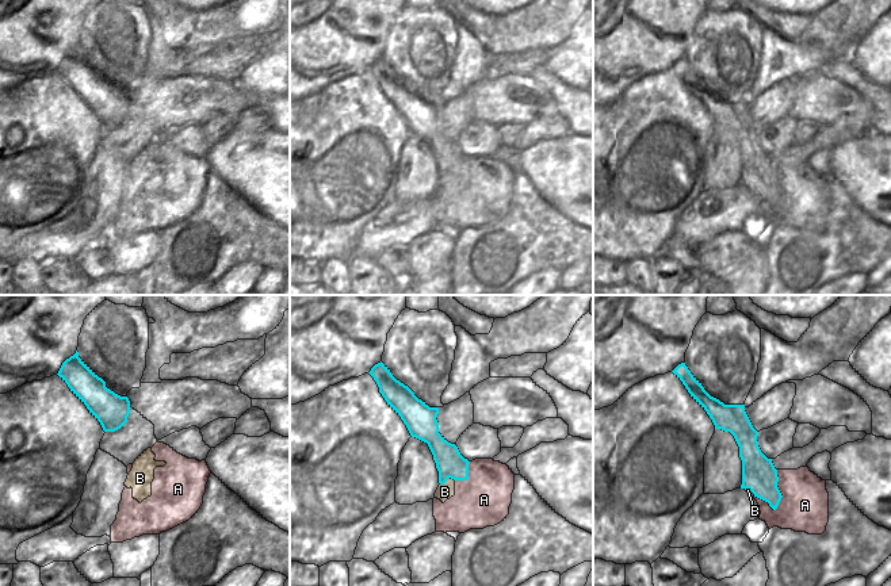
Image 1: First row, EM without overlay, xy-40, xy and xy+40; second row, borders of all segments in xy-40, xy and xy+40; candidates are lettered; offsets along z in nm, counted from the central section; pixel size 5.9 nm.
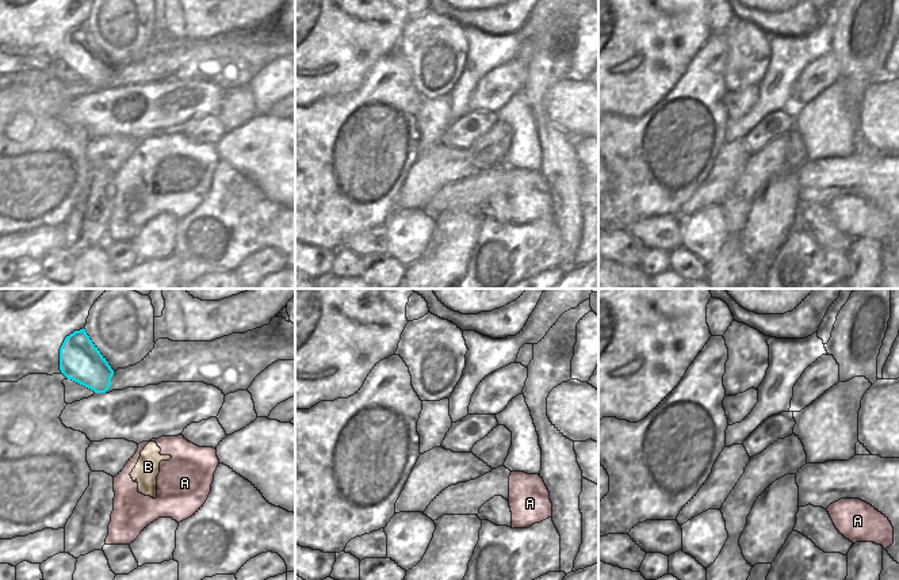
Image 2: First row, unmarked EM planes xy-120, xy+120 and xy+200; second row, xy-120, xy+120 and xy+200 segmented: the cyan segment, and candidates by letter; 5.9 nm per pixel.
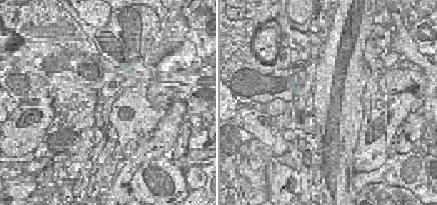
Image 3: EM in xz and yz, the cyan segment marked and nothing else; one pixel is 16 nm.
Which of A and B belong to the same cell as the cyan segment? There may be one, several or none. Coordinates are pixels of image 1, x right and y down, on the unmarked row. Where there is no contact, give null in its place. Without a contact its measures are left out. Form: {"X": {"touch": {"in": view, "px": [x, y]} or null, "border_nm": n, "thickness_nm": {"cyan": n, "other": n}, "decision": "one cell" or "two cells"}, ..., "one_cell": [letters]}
{"A": {"touch": {"in": "xy+40", "px": [779, 187]}, "border_nm": 240, "thickness_nm": {"cyan": 200, "other": 280}, "decision": "two cells"}, "B": {"touch": {"in": "xy", "px": [447, 175]}, "border_nm": 90, "thickness_nm": {"cyan": 170, "other": 100}, "decision": "two cells"}, "one_cell": []}

